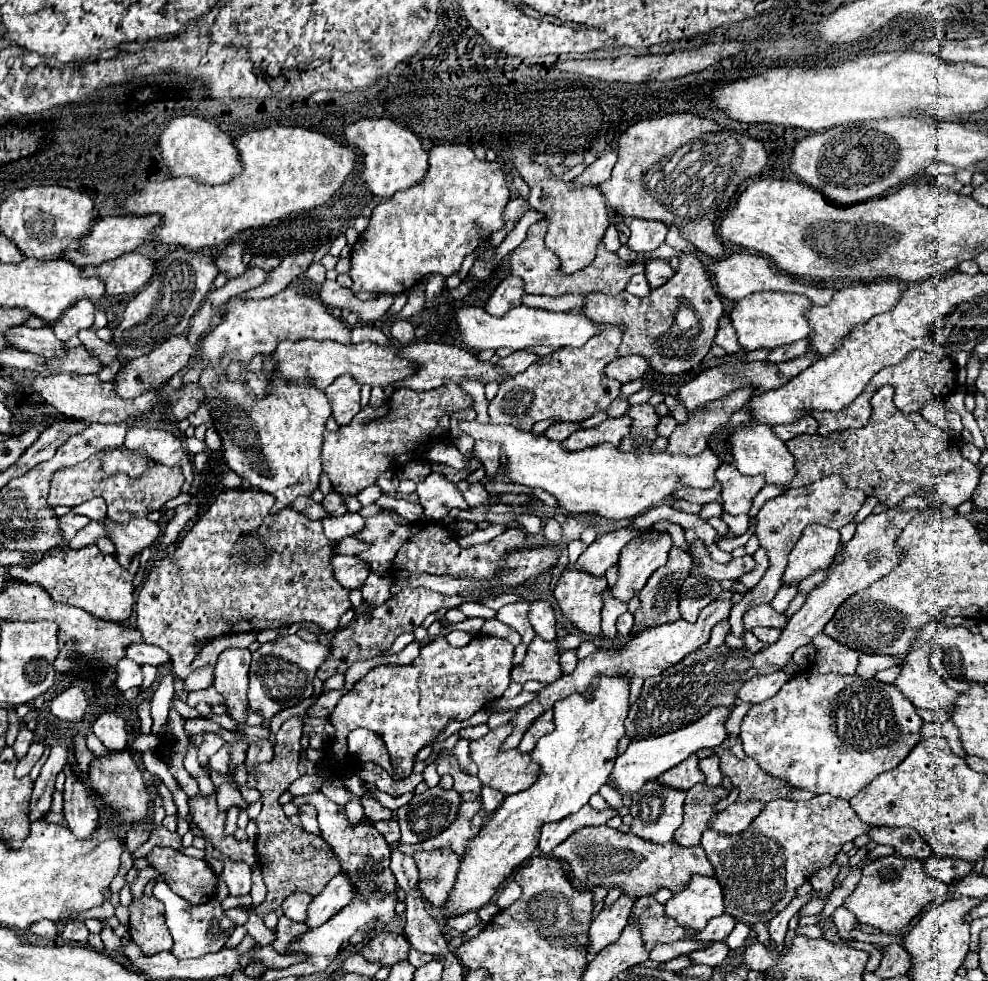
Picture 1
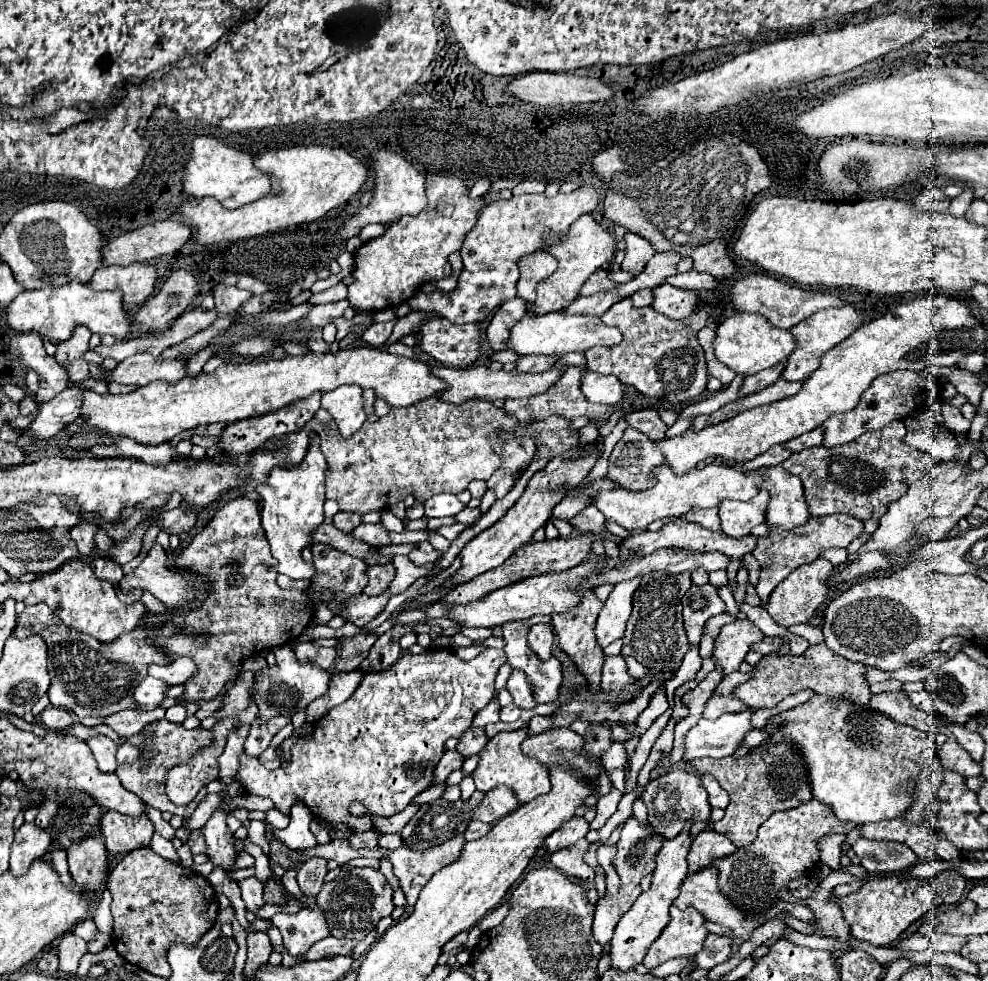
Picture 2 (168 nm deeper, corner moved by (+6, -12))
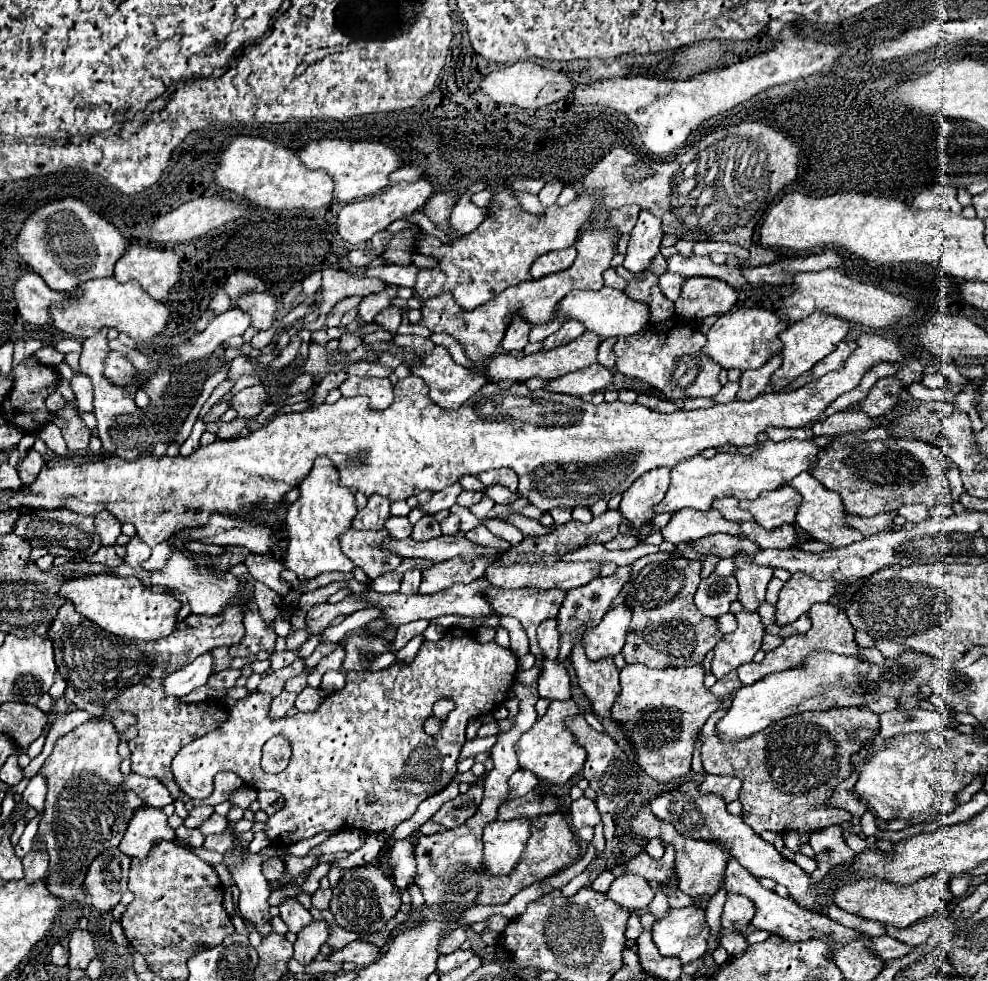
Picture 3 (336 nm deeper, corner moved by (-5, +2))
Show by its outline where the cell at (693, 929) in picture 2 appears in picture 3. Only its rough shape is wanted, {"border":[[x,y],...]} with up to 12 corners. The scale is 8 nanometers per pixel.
{"border":[[697,905],[671,909],[653,925],[661,955],[691,963],[707,951]]}

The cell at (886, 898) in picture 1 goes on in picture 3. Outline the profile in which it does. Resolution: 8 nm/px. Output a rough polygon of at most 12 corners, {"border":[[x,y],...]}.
{"border":[[941,877],[915,885],[857,879],[835,903],[899,929],[953,899]]}

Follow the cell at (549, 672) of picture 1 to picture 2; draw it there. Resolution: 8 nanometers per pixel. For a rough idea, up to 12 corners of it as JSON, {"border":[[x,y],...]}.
{"border":[[512,669],[508,691],[514,705],[528,711],[536,707],[532,687],[522,671]]}

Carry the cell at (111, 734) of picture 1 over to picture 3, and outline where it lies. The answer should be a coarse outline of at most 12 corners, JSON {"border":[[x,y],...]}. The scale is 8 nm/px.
{"border":[[117,731],[57,739],[37,839],[47,885],[73,903],[143,801],[119,789]]}

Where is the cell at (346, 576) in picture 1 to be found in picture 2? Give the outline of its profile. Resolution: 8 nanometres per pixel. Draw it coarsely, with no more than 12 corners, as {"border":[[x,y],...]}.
{"border":[[370,567],[366,595],[380,595],[396,575],[390,567]]}

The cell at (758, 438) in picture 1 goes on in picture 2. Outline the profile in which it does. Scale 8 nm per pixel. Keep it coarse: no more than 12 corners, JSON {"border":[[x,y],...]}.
{"border":[[782,465],[764,467],[766,523],[792,531],[810,513],[802,481]]}

